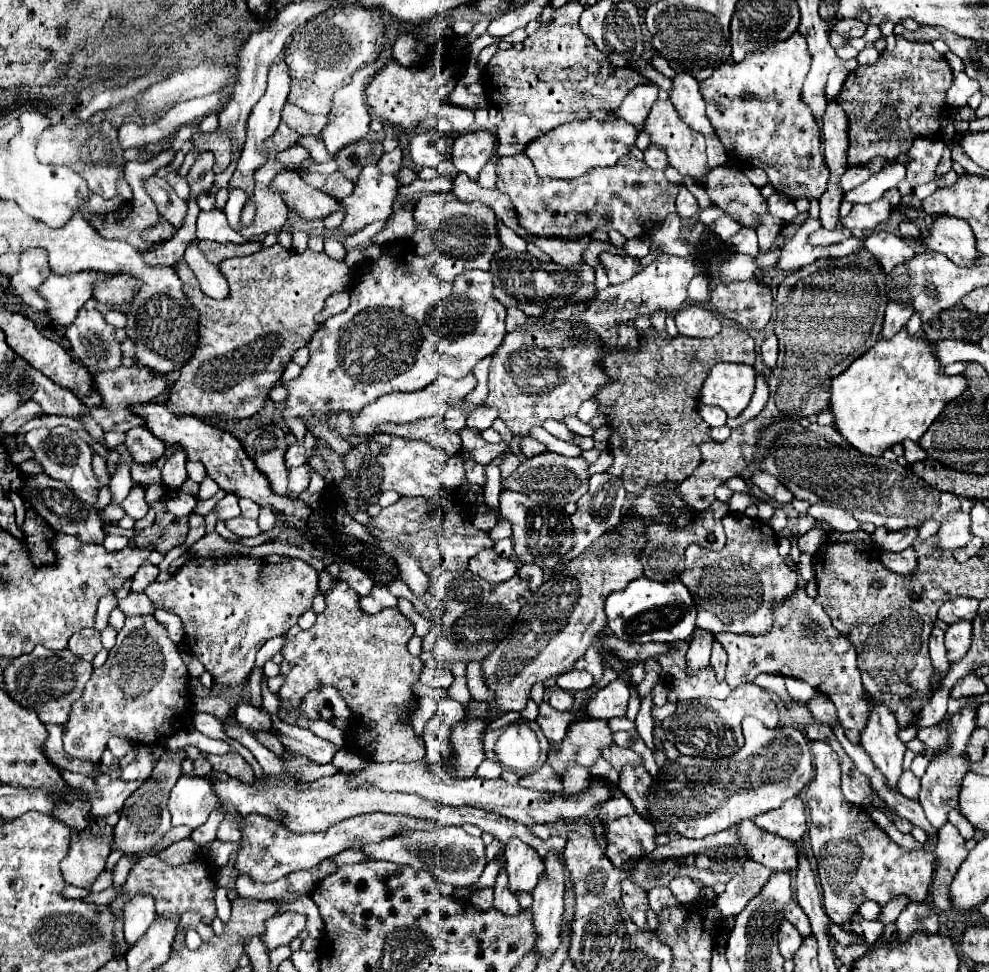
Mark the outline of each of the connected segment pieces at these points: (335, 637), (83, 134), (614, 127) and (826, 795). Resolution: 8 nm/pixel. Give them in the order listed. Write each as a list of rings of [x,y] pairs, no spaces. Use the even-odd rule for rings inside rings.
[[[338,580],[338,582],[334,584],[334,588],[328,590],[328,594],[326,594],[326,610],[324,610],[322,614],[318,614],[316,624],[314,624],[310,630],[302,630],[302,632],[298,632],[296,636],[288,636],[288,638],[286,638],[286,644],[284,644],[284,648],[282,648],[284,662],[280,664],[280,674],[284,676],[284,684],[280,686],[278,696],[284,698],[286,702],[290,702],[290,706],[296,708],[296,706],[300,706],[300,700],[302,700],[312,688],[316,688],[316,686],[334,686],[334,688],[338,690],[338,694],[344,698],[344,702],[348,704],[348,708],[352,710],[354,718],[360,718],[360,722],[356,722],[360,728],[348,728],[348,732],[344,734],[344,736],[346,736],[344,750],[348,750],[348,752],[352,752],[352,754],[358,754],[360,758],[370,760],[370,762],[416,762],[416,760],[422,760],[422,758],[424,758],[424,742],[414,734],[414,728],[412,728],[410,724],[404,724],[402,718],[400,718],[400,716],[402,716],[402,710],[404,710],[404,704],[412,700],[412,686],[420,680],[420,674],[422,674],[422,670],[424,670],[424,662],[422,662],[420,658],[412,656],[412,654],[408,652],[408,648],[406,648],[408,640],[414,636],[414,624],[412,624],[398,608],[384,608],[384,610],[378,612],[378,614],[366,614],[366,612],[360,608],[360,602],[358,602],[358,600],[360,600],[360,596],[356,596],[356,592],[354,592],[344,580]]]
[[[106,120],[94,126],[90,126],[88,122],[82,122],[76,128],[70,128],[66,126],[66,122],[60,122],[46,128],[36,142],[36,156],[42,164],[70,166],[88,182],[90,192],[100,194],[102,198],[116,196],[116,180],[124,170],[122,154],[124,150],[118,144],[118,128]]]
[[[610,118],[610,120],[574,120],[570,124],[562,124],[548,134],[542,134],[528,142],[524,148],[524,154],[532,160],[536,174],[540,178],[562,178],[562,180],[574,180],[582,174],[586,174],[590,168],[596,166],[614,166],[618,158],[628,154],[628,146],[634,144],[638,132],[632,124],[628,124],[622,118]]]
[[[812,742],[812,754],[816,762],[816,774],[812,780],[812,786],[806,790],[806,802],[810,808],[810,818],[812,826],[808,828],[810,834],[810,844],[818,862],[818,874],[820,874],[820,884],[822,884],[822,902],[828,918],[838,924],[850,924],[852,918],[856,916],[860,904],[864,900],[874,900],[880,906],[888,904],[890,898],[896,898],[900,894],[908,894],[912,902],[922,902],[926,900],[934,876],[934,864],[936,856],[930,846],[924,846],[916,852],[904,852],[896,842],[888,838],[884,830],[880,830],[872,818],[868,816],[866,810],[860,810],[858,806],[852,806],[840,788],[840,762],[836,752],[826,744],[826,742]]]

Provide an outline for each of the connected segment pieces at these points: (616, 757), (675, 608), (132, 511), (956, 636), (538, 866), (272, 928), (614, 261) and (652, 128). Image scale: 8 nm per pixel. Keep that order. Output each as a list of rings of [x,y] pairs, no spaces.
[[[610,746],[610,750],[604,750],[604,760],[608,760],[612,764],[614,770],[622,770],[624,766],[642,766],[644,760],[638,752],[634,750],[626,750],[620,746]]]
[[[646,576],[632,580],[626,590],[610,594],[606,600],[608,628],[626,642],[676,642],[688,640],[696,628],[696,606],[690,590],[680,582],[656,582]]]
[[[136,484],[136,486],[132,486],[130,494],[128,494],[126,500],[122,502],[126,514],[130,514],[134,520],[142,518],[142,516],[148,512],[148,504],[146,504],[146,500],[144,500],[144,494],[146,494],[144,486]]]
[[[960,620],[952,624],[946,630],[946,648],[948,648],[948,660],[954,664],[958,662],[968,650],[972,642],[972,622]]]
[[[512,838],[506,848],[506,874],[508,874],[508,888],[518,894],[518,892],[532,892],[538,876],[544,872],[544,862],[538,856],[538,852],[524,844],[518,838]]]
[[[284,912],[266,922],[266,934],[264,934],[264,944],[268,950],[290,944],[302,930],[306,928],[306,916],[298,912]]]
[[[602,252],[600,258],[602,258],[602,264],[606,266],[606,274],[610,278],[610,284],[626,282],[628,278],[632,278],[640,270],[638,260],[630,258],[630,256],[616,256],[610,252]]]
[[[656,106],[656,108],[652,110],[652,114],[648,114],[644,130],[650,134],[652,142],[666,146],[670,166],[674,166],[682,176],[692,176],[698,184],[704,184],[702,178],[708,174],[704,136],[702,136],[700,132],[688,128],[688,126],[682,122],[682,118],[678,116],[678,112],[666,112],[664,106]]]

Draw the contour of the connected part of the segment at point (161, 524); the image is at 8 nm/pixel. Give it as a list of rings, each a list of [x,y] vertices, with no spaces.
[[[164,500],[150,504],[156,510],[156,520],[150,528],[134,534],[138,546],[154,546],[158,552],[166,554],[170,548],[184,544],[188,534],[188,518],[176,518],[168,512]]]

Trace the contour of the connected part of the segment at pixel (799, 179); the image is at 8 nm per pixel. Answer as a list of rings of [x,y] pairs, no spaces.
[[[796,32],[792,34],[792,38],[778,42],[776,46],[770,46],[760,54],[748,54],[738,64],[734,62],[724,64],[714,72],[714,76],[708,78],[706,114],[708,114],[708,120],[712,122],[716,136],[724,144],[726,152],[736,152],[734,162],[762,168],[768,174],[768,184],[776,192],[782,192],[792,200],[796,198],[818,200],[824,194],[830,178],[828,166],[820,150],[822,146],[820,124],[816,122],[816,118],[812,118],[810,108],[802,100],[802,84],[810,70],[810,60],[812,56],[808,52],[804,36]]]

